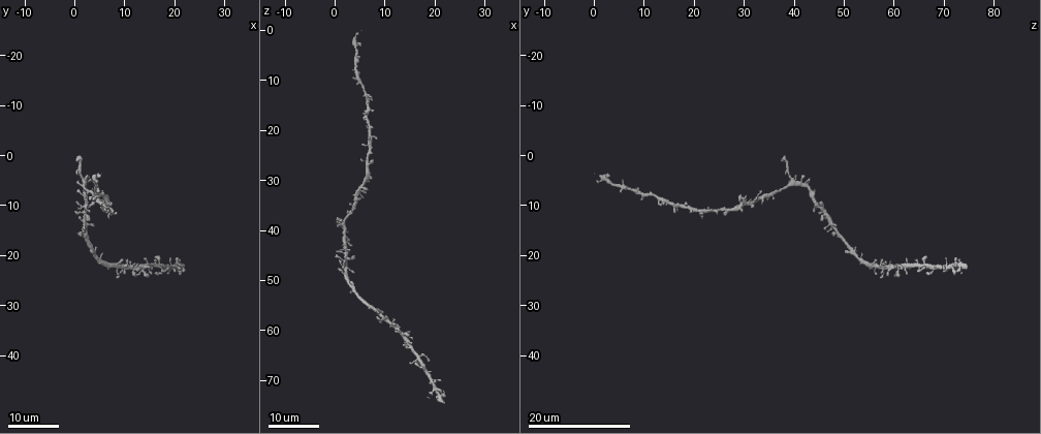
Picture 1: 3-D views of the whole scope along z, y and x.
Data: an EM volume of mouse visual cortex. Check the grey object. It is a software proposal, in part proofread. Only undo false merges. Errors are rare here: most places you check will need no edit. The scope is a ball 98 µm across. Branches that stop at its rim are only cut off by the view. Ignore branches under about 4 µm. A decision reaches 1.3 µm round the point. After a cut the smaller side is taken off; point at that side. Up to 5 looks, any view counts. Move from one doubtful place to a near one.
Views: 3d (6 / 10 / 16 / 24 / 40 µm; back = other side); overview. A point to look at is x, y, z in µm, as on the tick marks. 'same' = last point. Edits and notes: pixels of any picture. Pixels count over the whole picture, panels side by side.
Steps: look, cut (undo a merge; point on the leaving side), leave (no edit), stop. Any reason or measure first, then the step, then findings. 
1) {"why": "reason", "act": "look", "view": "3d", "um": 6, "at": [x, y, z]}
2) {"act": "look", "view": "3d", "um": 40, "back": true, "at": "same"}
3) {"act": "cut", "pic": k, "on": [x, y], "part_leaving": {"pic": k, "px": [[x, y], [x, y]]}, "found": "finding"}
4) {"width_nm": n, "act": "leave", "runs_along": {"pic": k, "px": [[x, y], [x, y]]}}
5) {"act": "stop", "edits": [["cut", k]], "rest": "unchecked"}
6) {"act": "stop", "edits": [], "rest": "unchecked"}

{"act": "look", "view": "3d", "um": 24, "at": [1.5, 6.0, 39.5]}

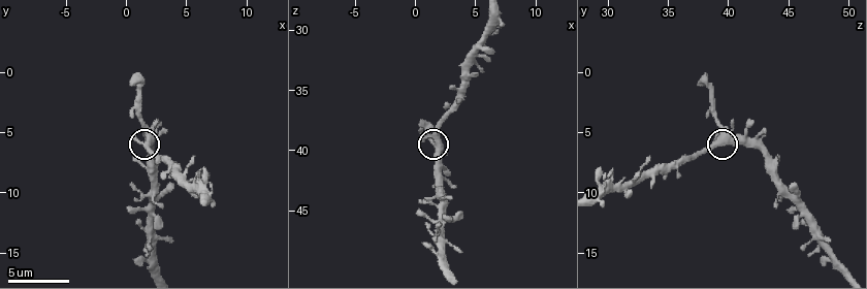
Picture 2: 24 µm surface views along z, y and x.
{"act": "look", "view": "3d", "um": 6, "at": [1.8, 5.6, 39.2]}

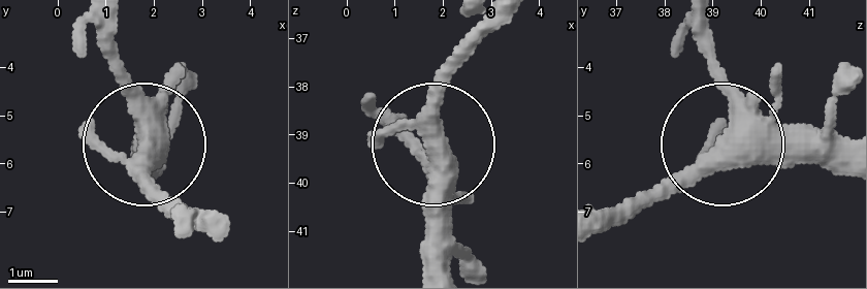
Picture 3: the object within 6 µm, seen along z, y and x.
{"arms": 3, "act": "leave", "runs_along": {"pic": 3, "px": [[834, 170], [731, 146], [727, 84], [702, 23]]}, "found": "one neuron here"}

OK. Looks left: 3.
{"act": "look", "view": "3d", "um": 16, "at": [6.0, 8.0, 12.0]}

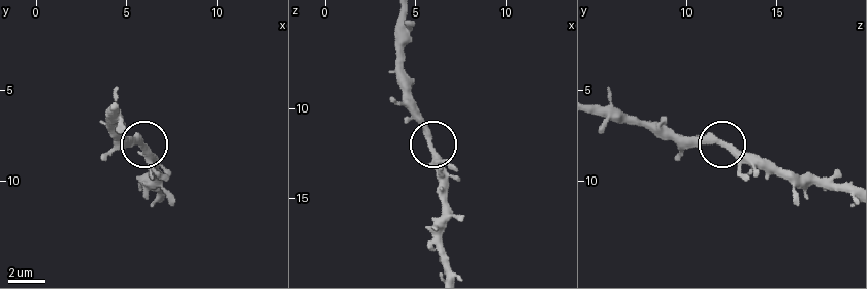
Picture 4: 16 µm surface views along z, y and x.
{"act": "look", "view": "3d", "um": 10, "at": [5.9, 8.1, 11.9]}

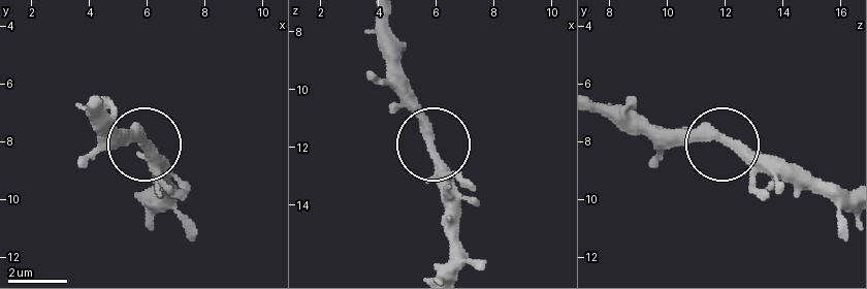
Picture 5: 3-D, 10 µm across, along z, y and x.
{"act": "leave", "runs_along": {"pic": 5, "px": [[448, 269], [448, 173], [420, 107], [391, 72]]}, "found": "continuous, no second neuron"}

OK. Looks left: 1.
{"act": "stop", "edits": [], "rest": "unchecked"}

